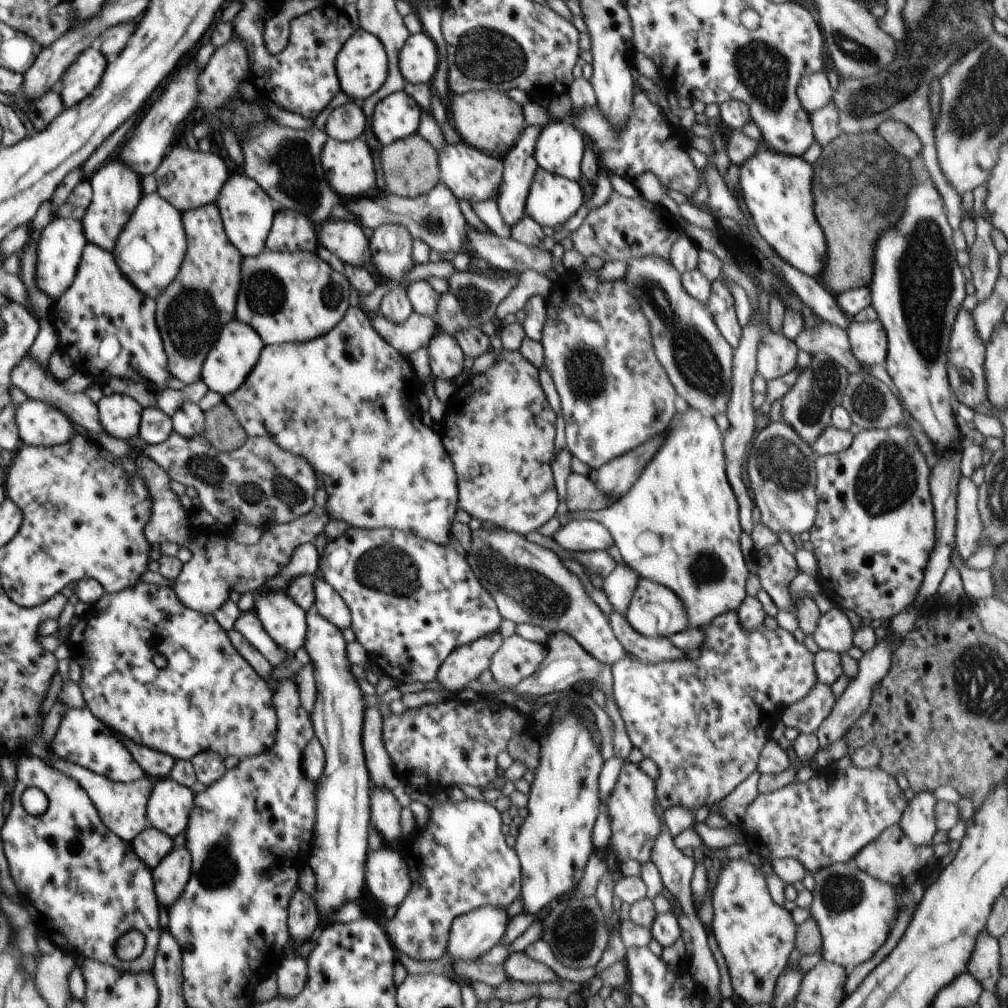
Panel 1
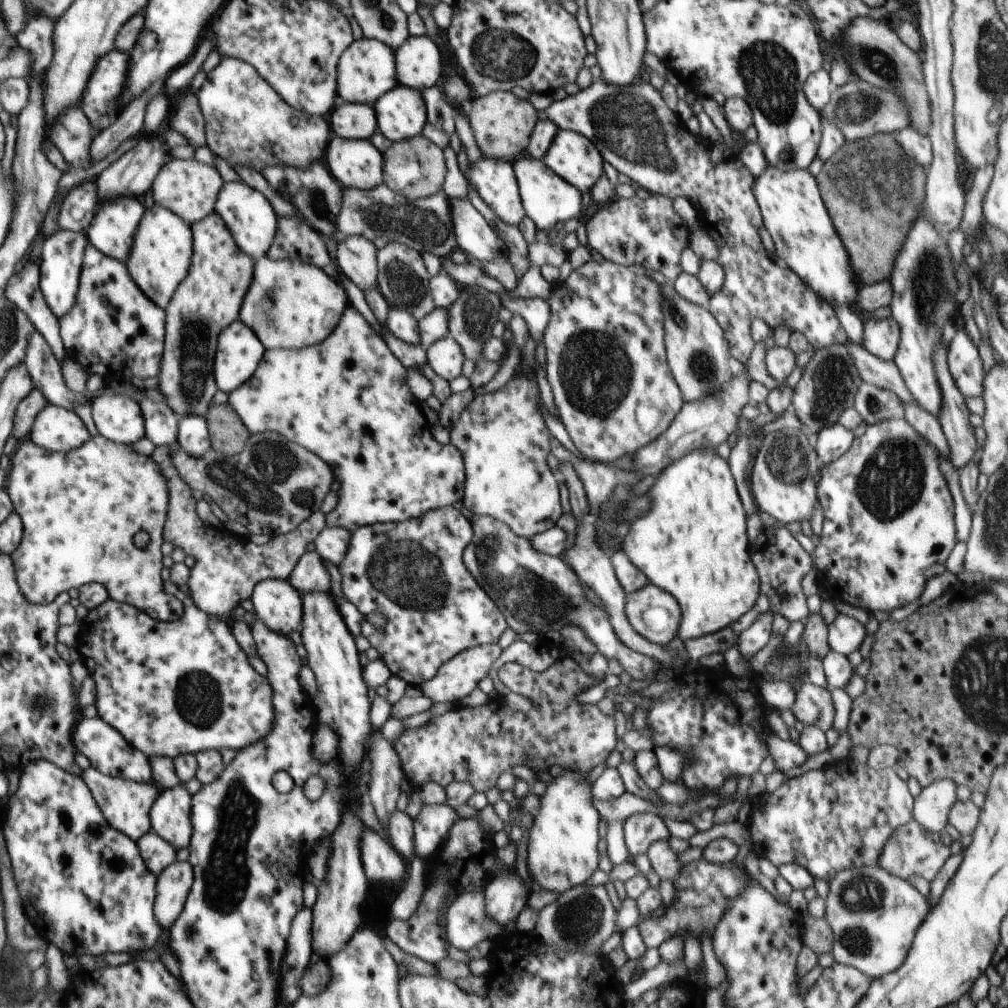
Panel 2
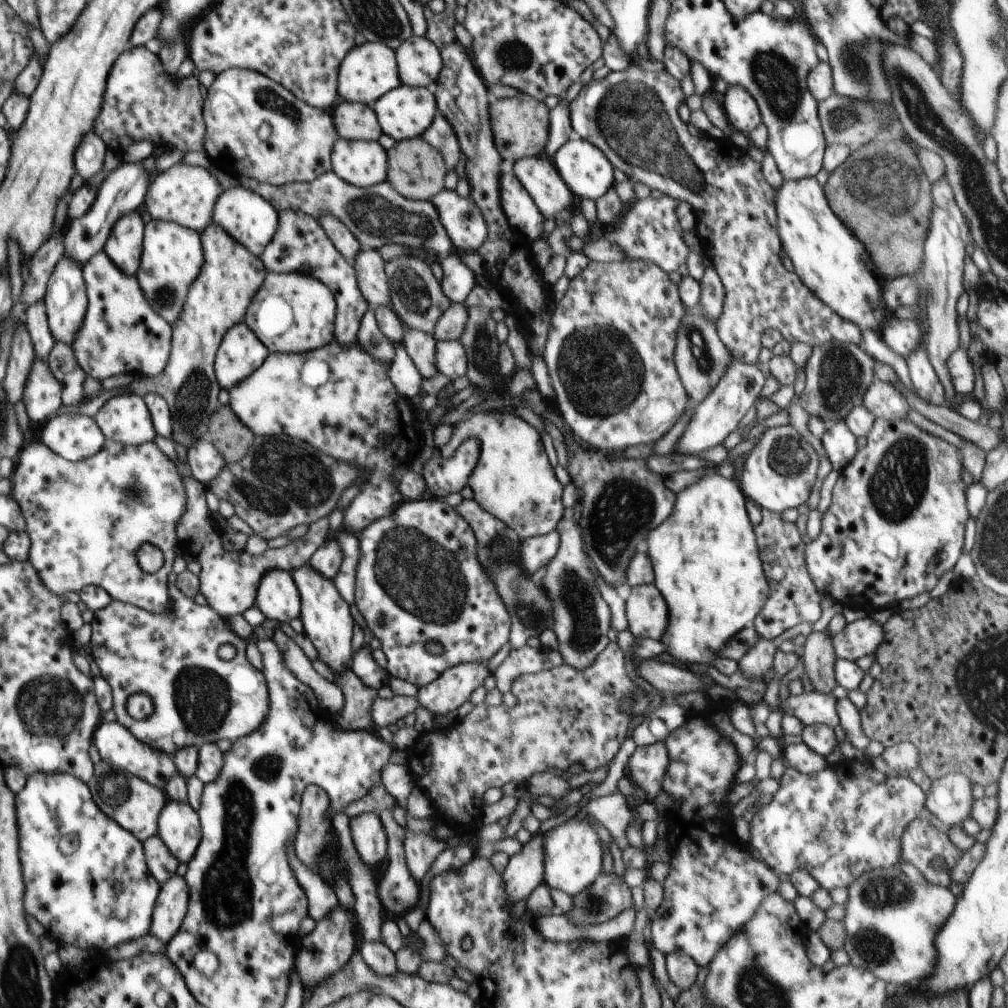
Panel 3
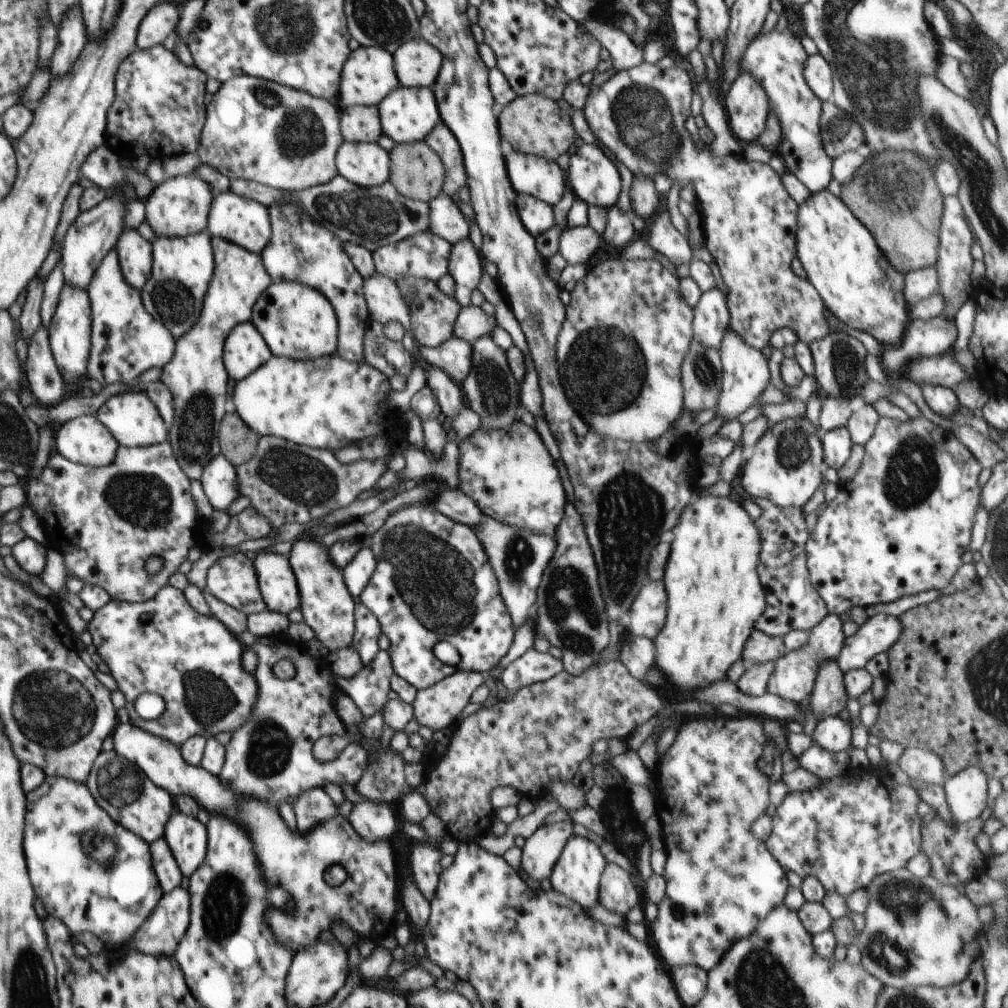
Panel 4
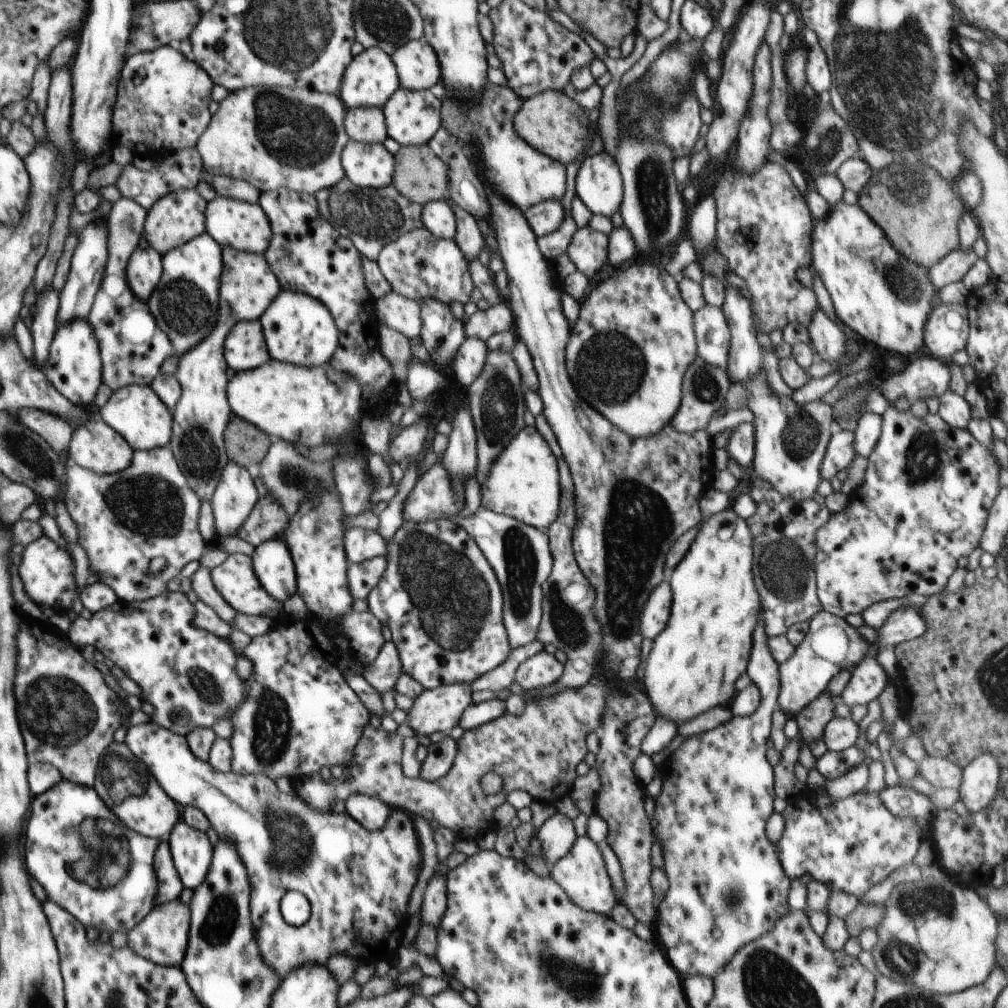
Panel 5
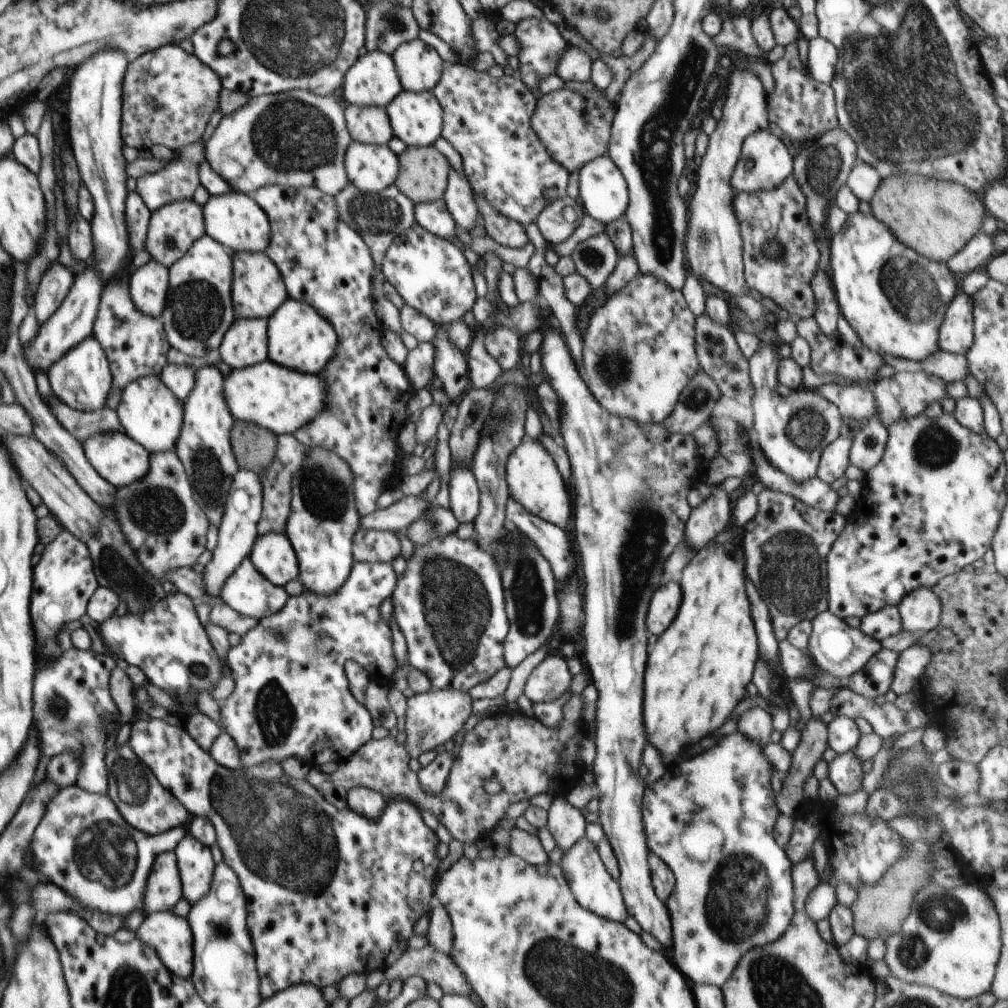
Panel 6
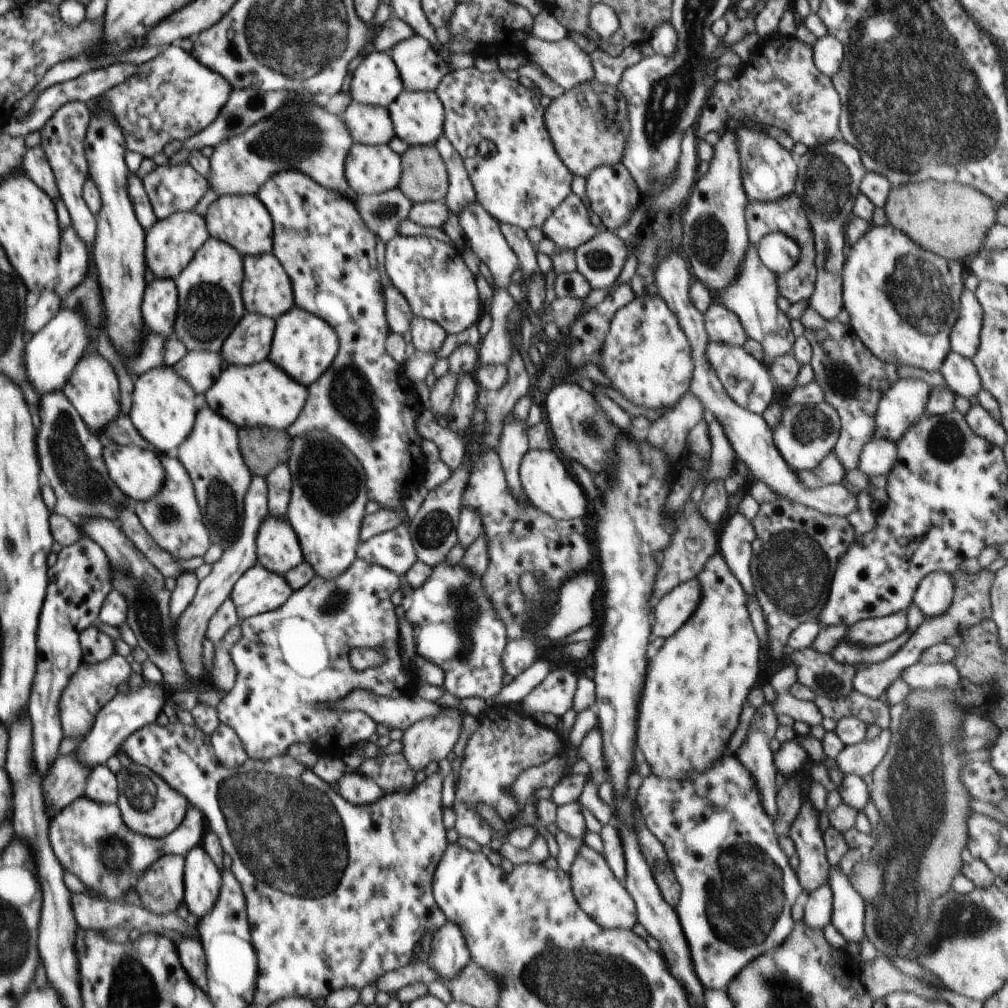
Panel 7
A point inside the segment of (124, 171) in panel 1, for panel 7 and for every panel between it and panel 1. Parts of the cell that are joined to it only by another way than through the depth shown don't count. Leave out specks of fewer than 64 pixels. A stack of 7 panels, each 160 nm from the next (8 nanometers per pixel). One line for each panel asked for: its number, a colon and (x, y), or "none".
2: (111, 231)
3: (124, 246)
4: (135, 254)
5: (144, 269)
6: (148, 286)
7: (160, 306)

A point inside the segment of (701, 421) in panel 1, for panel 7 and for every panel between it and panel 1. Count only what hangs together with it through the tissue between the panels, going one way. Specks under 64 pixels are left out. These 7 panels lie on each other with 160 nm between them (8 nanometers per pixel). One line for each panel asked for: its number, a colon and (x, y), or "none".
2: (694, 545)
3: (706, 560)
4: (715, 597)
5: (693, 665)
6: (698, 671)
7: (695, 687)

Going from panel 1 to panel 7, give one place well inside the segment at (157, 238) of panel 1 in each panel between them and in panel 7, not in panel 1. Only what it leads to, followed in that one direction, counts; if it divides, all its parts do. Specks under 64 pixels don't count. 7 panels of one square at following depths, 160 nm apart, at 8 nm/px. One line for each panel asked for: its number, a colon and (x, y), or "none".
2: (161, 253)
3: (172, 257)
4: (183, 267)
5: (185, 304)
6: (199, 310)
7: (210, 305)

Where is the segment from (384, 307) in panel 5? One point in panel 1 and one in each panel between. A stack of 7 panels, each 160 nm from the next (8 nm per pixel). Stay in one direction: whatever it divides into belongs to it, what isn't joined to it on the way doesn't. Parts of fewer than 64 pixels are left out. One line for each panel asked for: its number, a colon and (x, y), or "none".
1: (346, 240)
2: (356, 257)
3: (369, 266)
4: (385, 302)

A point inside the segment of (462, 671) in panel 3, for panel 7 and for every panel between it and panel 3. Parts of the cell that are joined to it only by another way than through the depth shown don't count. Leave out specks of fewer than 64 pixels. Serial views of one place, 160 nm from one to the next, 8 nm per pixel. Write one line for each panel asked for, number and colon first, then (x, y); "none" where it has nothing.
4: (438, 707)
5: (439, 709)
6: (434, 717)
7: (429, 740)

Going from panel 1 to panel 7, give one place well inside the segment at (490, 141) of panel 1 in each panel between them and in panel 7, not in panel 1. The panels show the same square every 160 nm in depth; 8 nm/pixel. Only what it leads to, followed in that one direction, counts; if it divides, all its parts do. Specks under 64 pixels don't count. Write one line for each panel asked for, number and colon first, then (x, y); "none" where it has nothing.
2: (502, 123)
3: (520, 125)
4: (534, 124)
5: (553, 123)
6: (575, 128)
7: (589, 125)

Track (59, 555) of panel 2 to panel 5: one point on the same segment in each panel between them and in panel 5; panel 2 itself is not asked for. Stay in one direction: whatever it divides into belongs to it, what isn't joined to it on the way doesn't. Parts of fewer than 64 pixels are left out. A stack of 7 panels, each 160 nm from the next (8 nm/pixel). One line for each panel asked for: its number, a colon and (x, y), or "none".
3: (86, 519)
4: (111, 519)
5: (124, 520)

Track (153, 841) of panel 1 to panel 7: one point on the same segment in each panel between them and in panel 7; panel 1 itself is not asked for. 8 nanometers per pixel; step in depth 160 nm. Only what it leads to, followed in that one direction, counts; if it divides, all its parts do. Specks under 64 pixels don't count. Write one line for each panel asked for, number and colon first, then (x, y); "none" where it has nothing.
2: (158, 854)
3: (162, 864)
4: (164, 864)
5: (170, 886)
6: (163, 890)
7: (160, 888)

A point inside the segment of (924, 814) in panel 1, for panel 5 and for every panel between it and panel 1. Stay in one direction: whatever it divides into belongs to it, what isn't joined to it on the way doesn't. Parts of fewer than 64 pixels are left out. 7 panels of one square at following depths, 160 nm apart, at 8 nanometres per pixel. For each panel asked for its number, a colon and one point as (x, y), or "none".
2: (930, 809)
3: (950, 798)
4: (967, 792)
5: (979, 787)

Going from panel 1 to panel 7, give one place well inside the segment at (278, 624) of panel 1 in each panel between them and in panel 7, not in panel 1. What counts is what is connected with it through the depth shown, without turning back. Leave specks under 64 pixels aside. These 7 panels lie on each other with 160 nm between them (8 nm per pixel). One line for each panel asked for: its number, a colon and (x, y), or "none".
2: (278, 606)
3: (277, 597)
4: (278, 585)
5: (273, 564)
6: (273, 555)
7: (278, 549)

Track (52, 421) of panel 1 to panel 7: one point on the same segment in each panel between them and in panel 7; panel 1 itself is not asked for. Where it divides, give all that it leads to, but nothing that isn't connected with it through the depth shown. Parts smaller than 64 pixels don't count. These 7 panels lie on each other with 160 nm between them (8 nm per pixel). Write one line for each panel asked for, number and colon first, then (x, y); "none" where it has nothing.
2: (58, 430)
3: (75, 437)
4: (85, 440)
5: (94, 445)
6: (118, 459)
7: (139, 473)

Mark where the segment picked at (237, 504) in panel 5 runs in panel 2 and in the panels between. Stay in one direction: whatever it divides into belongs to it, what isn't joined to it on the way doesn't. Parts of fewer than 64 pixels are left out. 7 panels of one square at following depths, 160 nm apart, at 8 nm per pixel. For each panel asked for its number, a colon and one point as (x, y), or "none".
2: (193, 433)
3: (204, 459)
4: (219, 479)

